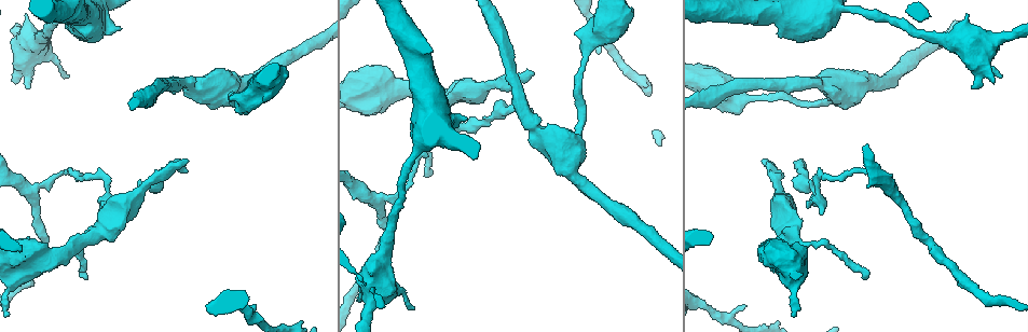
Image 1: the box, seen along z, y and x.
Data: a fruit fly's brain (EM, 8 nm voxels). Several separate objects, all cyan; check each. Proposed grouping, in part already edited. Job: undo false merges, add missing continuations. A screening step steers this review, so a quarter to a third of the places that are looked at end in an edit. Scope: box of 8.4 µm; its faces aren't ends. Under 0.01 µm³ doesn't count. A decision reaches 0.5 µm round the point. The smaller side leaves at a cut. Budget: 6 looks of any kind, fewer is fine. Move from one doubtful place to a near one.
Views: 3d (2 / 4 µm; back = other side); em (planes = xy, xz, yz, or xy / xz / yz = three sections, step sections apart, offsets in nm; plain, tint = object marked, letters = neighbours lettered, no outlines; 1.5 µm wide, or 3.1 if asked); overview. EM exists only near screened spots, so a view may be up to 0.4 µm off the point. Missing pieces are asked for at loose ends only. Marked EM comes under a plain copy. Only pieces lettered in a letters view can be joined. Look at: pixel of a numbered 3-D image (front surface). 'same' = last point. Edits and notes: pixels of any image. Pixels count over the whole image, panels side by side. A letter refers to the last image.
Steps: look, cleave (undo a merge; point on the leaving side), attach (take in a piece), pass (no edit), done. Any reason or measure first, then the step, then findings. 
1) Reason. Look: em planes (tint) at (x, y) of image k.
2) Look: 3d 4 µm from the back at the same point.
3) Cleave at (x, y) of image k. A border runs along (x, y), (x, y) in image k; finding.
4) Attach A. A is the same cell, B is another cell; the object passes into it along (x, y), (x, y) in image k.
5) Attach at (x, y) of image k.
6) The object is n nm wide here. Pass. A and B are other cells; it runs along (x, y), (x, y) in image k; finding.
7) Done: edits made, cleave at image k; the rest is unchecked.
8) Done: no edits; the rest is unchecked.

Look: em yz step 4 (letters) at (851, 10) of image 1.

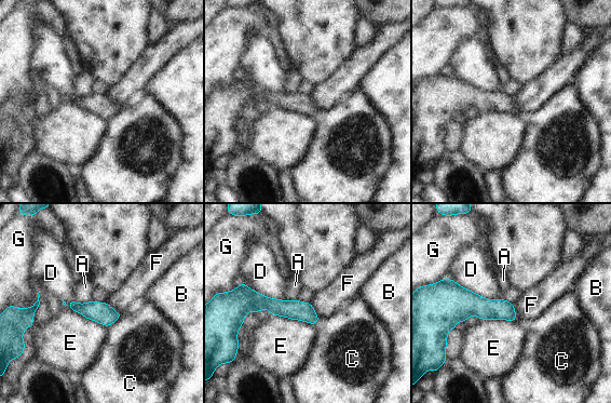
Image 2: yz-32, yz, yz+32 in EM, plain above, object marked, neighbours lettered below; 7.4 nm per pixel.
The longest contact is with D, 400 nm. Pass. A, B, C, D, E, F and G are other cells; all the same cell.

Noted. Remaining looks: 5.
Sudden change in width. Look: em xz step 4 (tint) at (366, 316) of image 1.

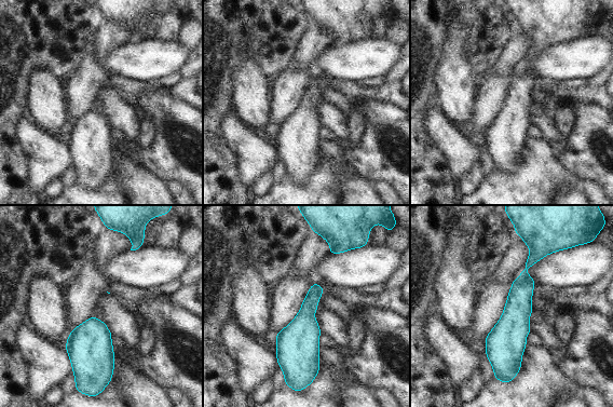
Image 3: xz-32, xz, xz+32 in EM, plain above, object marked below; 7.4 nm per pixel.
Cut it another way. Look: em planes (letters) at the same point.

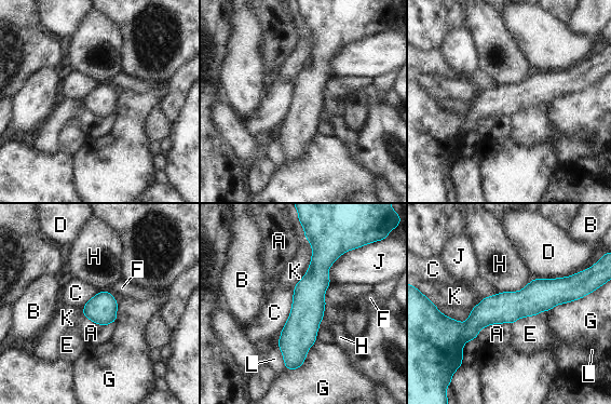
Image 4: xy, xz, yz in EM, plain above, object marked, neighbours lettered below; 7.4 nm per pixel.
The longest contact is with K, 380 nm. Pass. A, B, C, D, E, F, G, H, J, K and L are other cells; one cell here.

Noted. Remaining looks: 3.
A fork. Look: 3d 2 µm at (107, 196) of image 1.

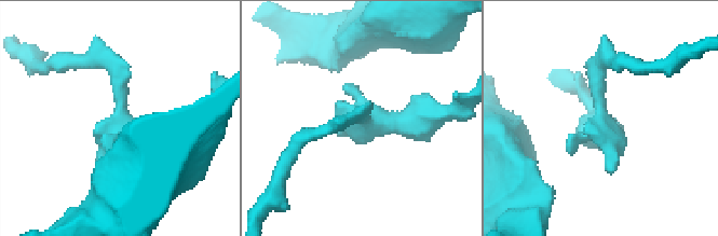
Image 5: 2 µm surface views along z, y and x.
Look: em planes (letters) at (602, 129) of image 5.

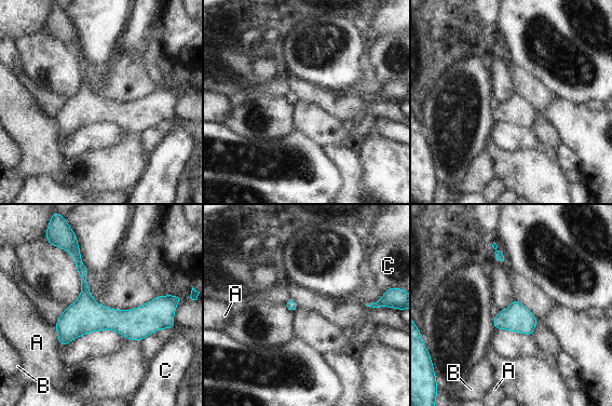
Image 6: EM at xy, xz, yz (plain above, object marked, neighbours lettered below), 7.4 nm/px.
The object is 200 nm wide here. Pass. A, B and C are other cells; a border runs along (53, 326), (57, 333), (58, 342) in image 6; continuous, no second cell.

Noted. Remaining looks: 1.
Done: no edits; the rest is unchecked.

